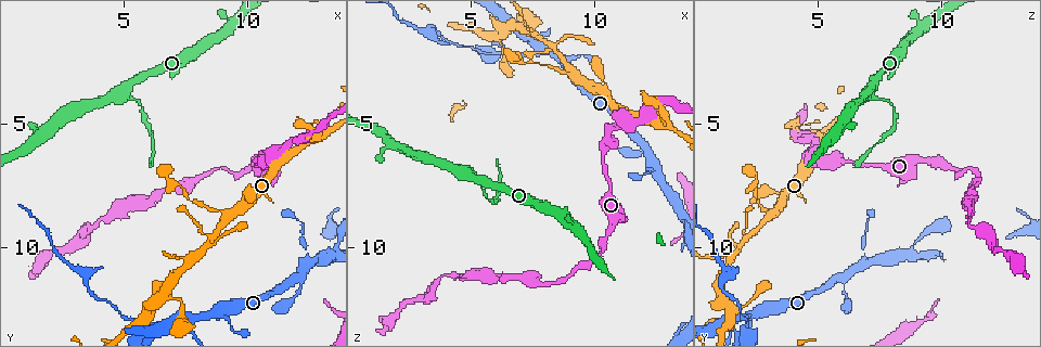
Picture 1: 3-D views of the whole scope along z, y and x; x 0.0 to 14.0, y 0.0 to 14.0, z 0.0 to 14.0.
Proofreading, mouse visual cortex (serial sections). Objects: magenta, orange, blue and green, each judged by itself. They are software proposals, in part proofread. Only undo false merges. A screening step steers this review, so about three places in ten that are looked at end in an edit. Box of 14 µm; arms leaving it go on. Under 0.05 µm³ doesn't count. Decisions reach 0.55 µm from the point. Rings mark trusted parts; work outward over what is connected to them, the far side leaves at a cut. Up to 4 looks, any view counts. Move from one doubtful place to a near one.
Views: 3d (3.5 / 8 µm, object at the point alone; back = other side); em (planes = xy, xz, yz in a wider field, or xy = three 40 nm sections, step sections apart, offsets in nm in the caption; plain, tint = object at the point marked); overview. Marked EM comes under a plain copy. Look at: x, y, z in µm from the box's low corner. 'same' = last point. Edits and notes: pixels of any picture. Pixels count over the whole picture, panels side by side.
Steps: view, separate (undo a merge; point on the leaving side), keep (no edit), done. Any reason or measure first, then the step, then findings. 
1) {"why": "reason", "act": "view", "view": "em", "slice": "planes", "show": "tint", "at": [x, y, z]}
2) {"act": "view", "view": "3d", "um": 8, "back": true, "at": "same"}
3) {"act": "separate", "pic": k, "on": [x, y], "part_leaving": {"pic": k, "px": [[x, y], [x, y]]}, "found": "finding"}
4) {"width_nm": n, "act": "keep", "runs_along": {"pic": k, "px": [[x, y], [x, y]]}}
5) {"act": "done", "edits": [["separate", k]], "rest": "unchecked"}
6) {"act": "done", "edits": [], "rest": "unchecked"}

{"why": "branch point", "act": "view", "view": "3d", "um": 3.5, "at": [12.5, 10.5, 6.9]}

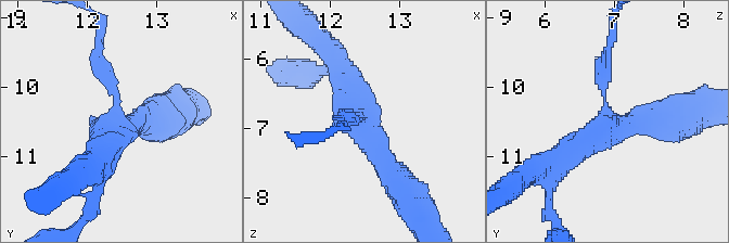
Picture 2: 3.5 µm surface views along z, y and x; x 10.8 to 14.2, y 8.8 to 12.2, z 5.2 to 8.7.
{"arms": 3, "arm_widths_nm": [200, 350, 400], "act": "view", "view": "em", "slice": "xy", "step": 2, "show": "tint", "at": [12.40, 10.55, 6.95]}

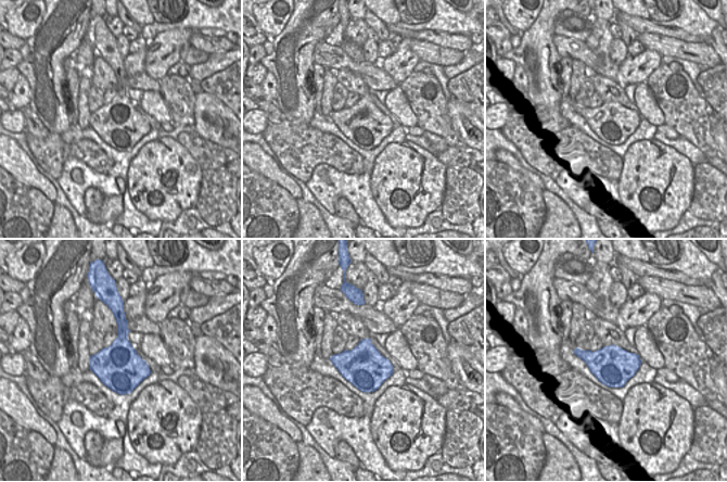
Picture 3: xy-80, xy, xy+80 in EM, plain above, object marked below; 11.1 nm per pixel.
{"act": "keep", "runs_along": {"pic": 2, "px": [[341, 68], [358, 124], [397, 179]]}, "found": "all the same cell"}

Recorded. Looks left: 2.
{"why": "a narrow waist", "act": "view", "view": "3d", "um": 8, "back": true, "at": [12.4, 5.1, 4.1]}

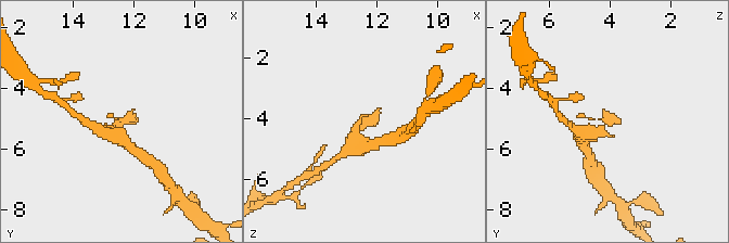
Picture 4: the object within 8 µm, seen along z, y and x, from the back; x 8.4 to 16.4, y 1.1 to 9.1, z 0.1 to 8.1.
{"why": "shape alone is not enough", "act": "view", "view": "em", "slice": "planes", "show": "tint", "at": [12.4, 5.1, 4.1]}

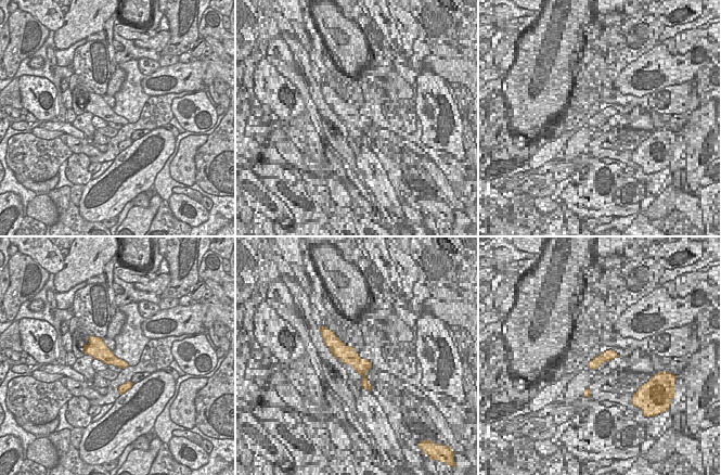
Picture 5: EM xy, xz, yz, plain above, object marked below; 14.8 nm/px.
{"act": "keep", "found": "continuous, no second cell"}

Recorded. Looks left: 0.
{"act": "done", "edits": [], "rest": "unchecked"}

